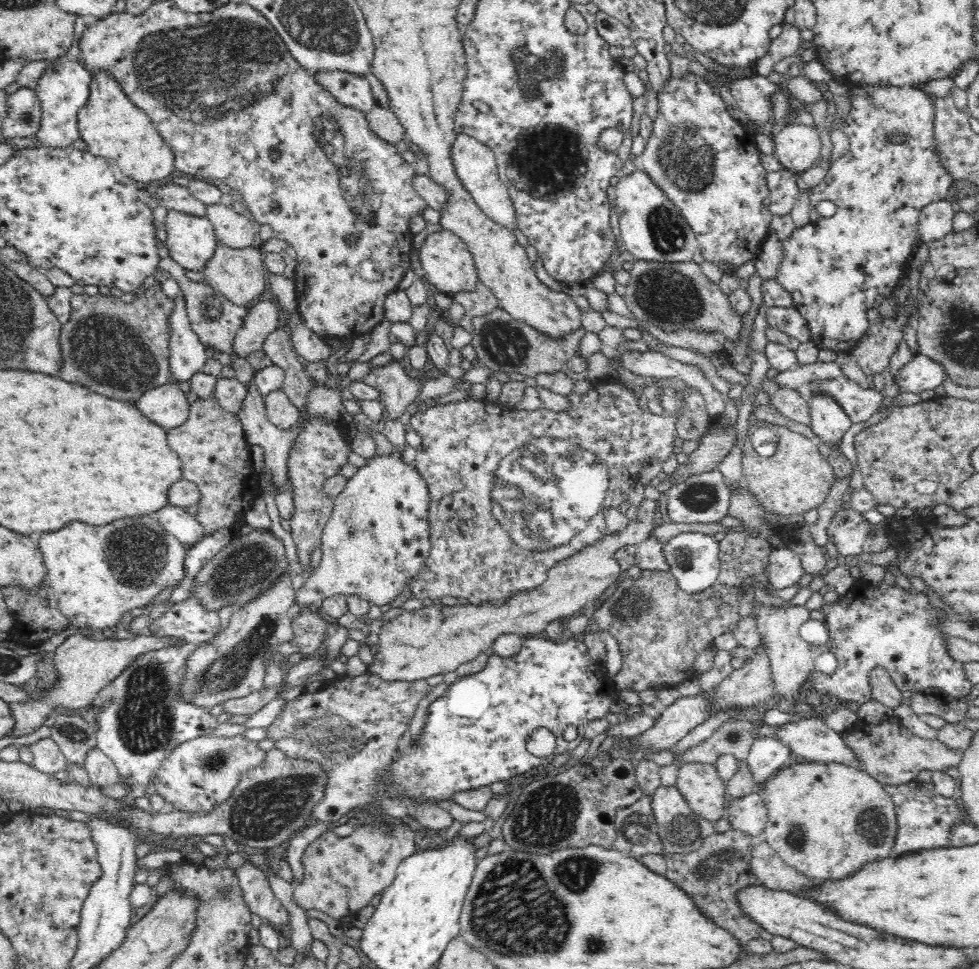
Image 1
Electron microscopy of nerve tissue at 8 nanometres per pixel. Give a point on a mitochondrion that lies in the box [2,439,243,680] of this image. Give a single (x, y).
(135, 555)

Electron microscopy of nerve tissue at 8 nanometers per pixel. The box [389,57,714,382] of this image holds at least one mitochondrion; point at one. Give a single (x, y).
(668, 296)

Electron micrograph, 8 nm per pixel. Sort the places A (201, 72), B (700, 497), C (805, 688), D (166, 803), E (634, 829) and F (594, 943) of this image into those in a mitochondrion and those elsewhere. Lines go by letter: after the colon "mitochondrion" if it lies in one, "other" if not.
A: mitochondrion
B: mitochondrion
C: other
D: other
E: mitochondrion
F: mitochondrion

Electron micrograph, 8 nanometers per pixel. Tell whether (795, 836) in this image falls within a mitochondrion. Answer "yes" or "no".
yes

